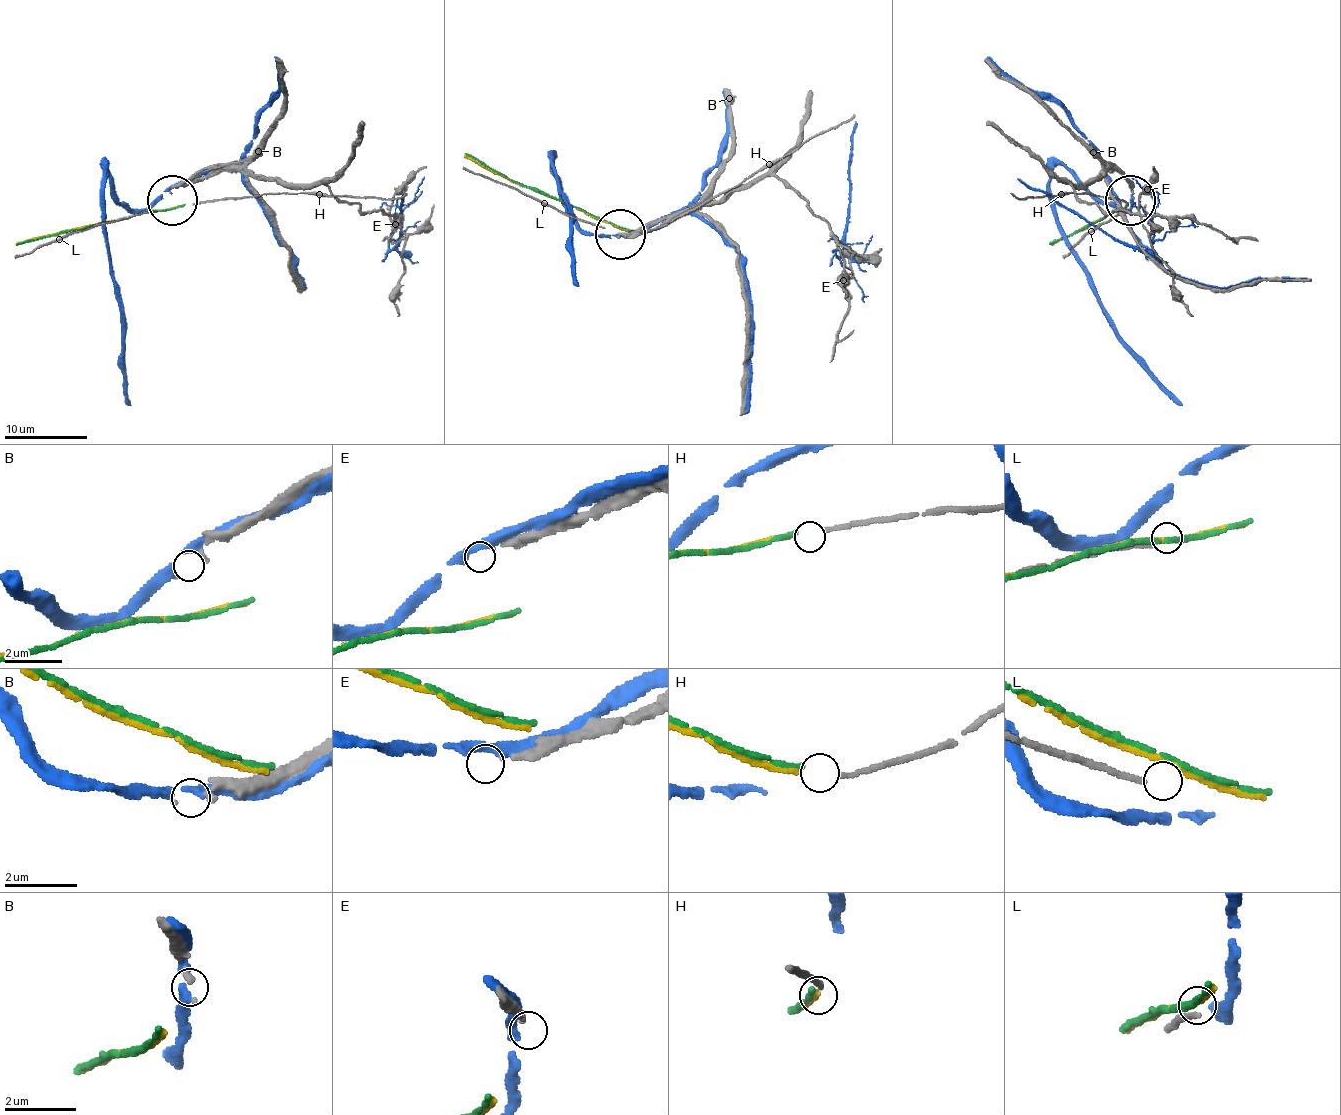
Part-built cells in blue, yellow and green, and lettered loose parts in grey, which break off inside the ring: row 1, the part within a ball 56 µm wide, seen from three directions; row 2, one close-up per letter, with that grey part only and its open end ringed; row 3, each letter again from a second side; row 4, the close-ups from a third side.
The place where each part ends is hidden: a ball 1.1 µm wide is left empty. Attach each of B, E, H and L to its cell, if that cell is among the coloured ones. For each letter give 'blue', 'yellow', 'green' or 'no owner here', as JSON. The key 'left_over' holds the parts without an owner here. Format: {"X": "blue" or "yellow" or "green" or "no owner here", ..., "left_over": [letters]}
{"B": "no owner here", "E": "no owner here", "H": "yellow", "L": "no owner here", "left_over": ["B", "E", "L"]}

